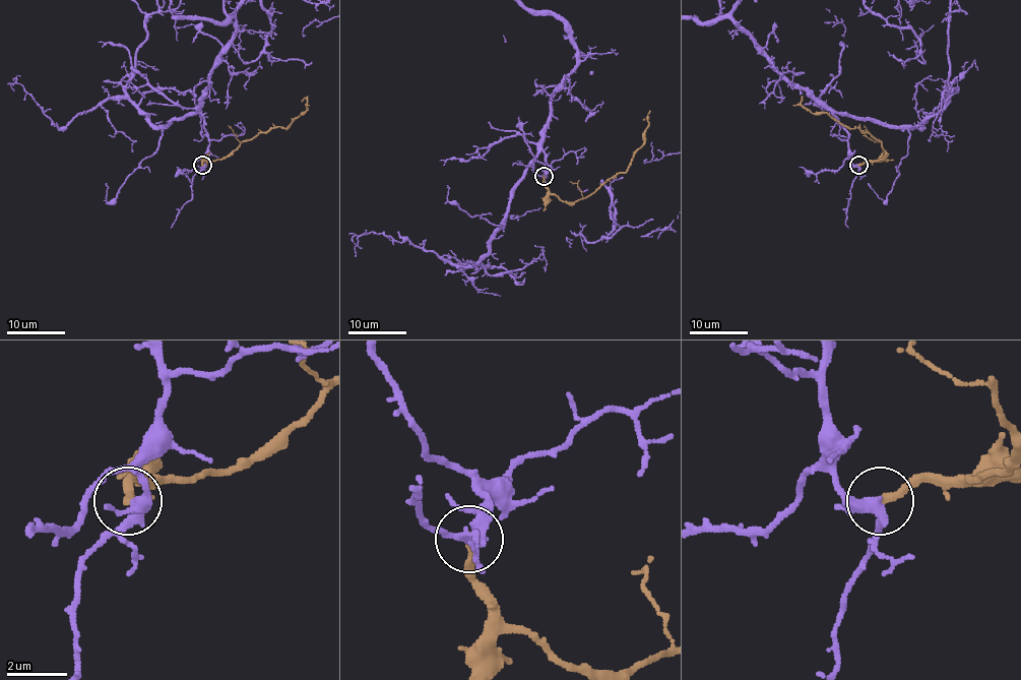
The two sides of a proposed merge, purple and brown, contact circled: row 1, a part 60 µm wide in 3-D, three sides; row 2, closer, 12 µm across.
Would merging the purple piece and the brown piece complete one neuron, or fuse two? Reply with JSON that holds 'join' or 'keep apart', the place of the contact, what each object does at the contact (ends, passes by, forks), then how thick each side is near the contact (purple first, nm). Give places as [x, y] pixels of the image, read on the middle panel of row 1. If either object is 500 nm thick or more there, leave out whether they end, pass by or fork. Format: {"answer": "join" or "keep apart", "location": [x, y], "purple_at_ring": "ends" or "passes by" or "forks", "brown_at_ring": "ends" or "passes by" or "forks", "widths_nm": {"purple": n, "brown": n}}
{"answer": "keep apart", "location": [544, 176], "purple_at_ring": "forks", "brown_at_ring": "ends", "widths_nm": {"purple": 320, "brown": 280}}

